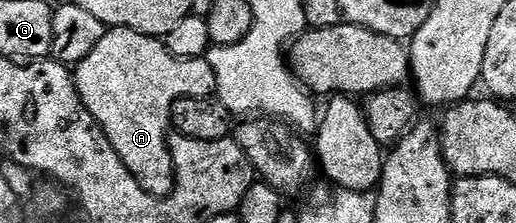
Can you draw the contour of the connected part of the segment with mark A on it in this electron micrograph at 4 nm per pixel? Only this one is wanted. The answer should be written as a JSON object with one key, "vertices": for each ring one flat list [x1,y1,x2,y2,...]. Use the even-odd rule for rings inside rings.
{"vertices":[[109,29,103,35,103,39,99,39,99,43,95,43,93,50,75,66,75,80,77,90,83,99,83,103,87,107,87,111,97,120,101,130,107,135,111,147,115,147,115,155,119,155,123,167,127,167,127,171,131,171,135,183,139,183,139,187,143,191,147,191,152,197,166,197,173,190,173,182,175,180,173,175,173,160,169,154,169,138,171,136,169,116,171,115,171,107,175,102,184,97,211,97,216,94,217,84,215,83,215,71,211,71,211,63,209,60,205,57,176,57,175,55,171,55,171,51,166,47,164,40,148,37,139,31]]}

